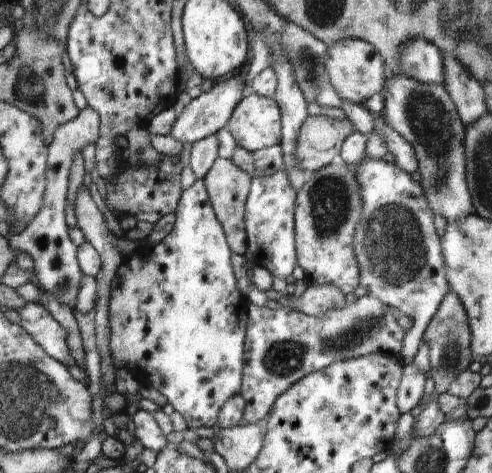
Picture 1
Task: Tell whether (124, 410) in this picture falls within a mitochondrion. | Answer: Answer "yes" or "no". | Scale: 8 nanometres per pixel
no

